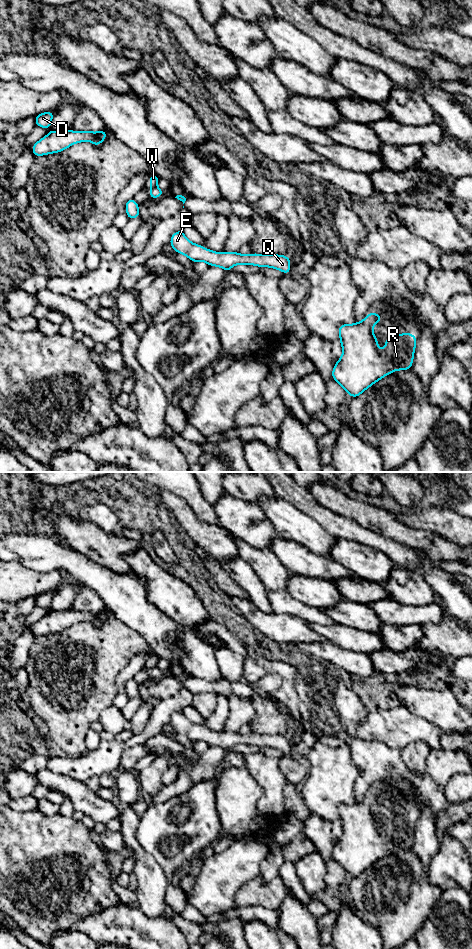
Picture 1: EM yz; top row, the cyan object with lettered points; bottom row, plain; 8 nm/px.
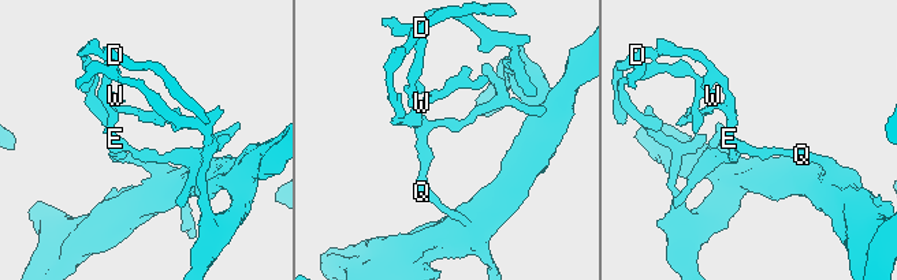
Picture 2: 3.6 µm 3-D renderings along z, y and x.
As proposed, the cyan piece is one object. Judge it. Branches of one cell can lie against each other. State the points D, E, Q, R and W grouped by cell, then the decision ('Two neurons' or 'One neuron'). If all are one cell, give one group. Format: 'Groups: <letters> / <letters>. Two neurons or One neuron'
Groups: D E Q / R W. Two neurons

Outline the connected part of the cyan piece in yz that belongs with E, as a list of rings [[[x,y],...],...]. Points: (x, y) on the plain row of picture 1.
[[[182,710],[176,711],[170,719],[174,731],[185,734],[192,742],[205,741],[209,746],[219,746],[226,752],[237,744],[256,745],[258,747],[271,747],[290,754],[290,737],[279,734],[249,734],[238,732],[222,732],[208,730],[201,725],[190,722]]]

